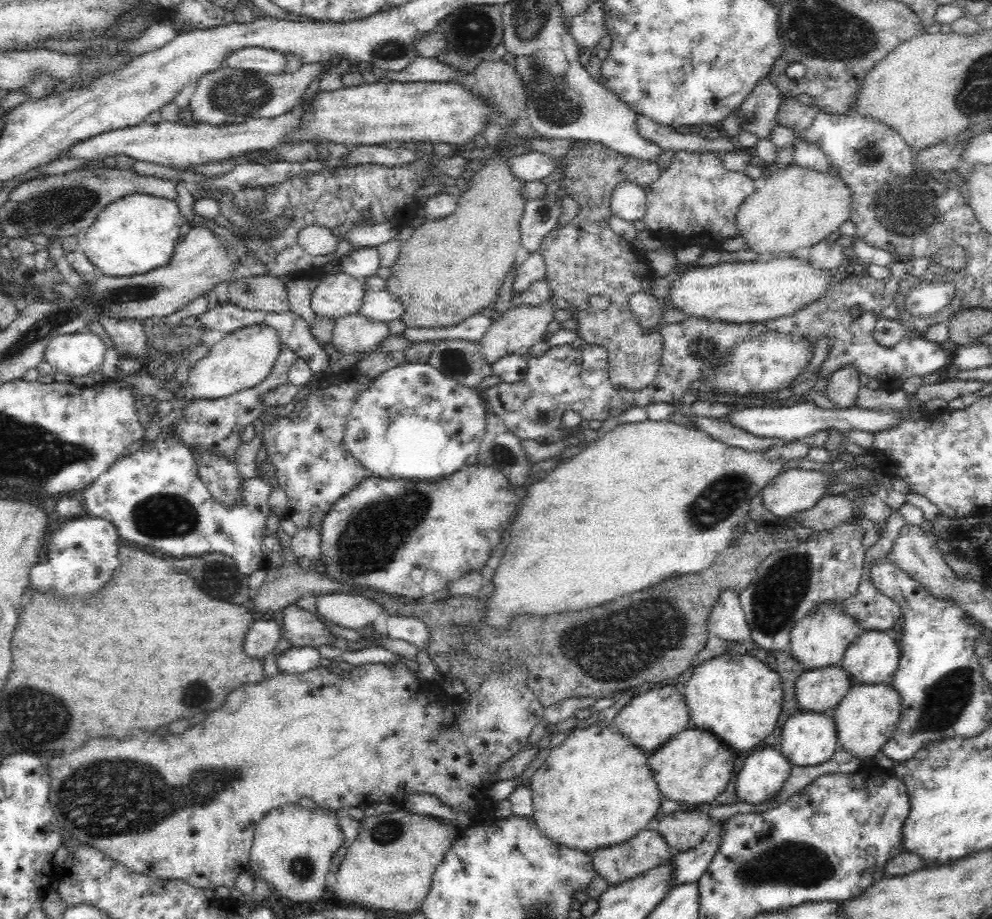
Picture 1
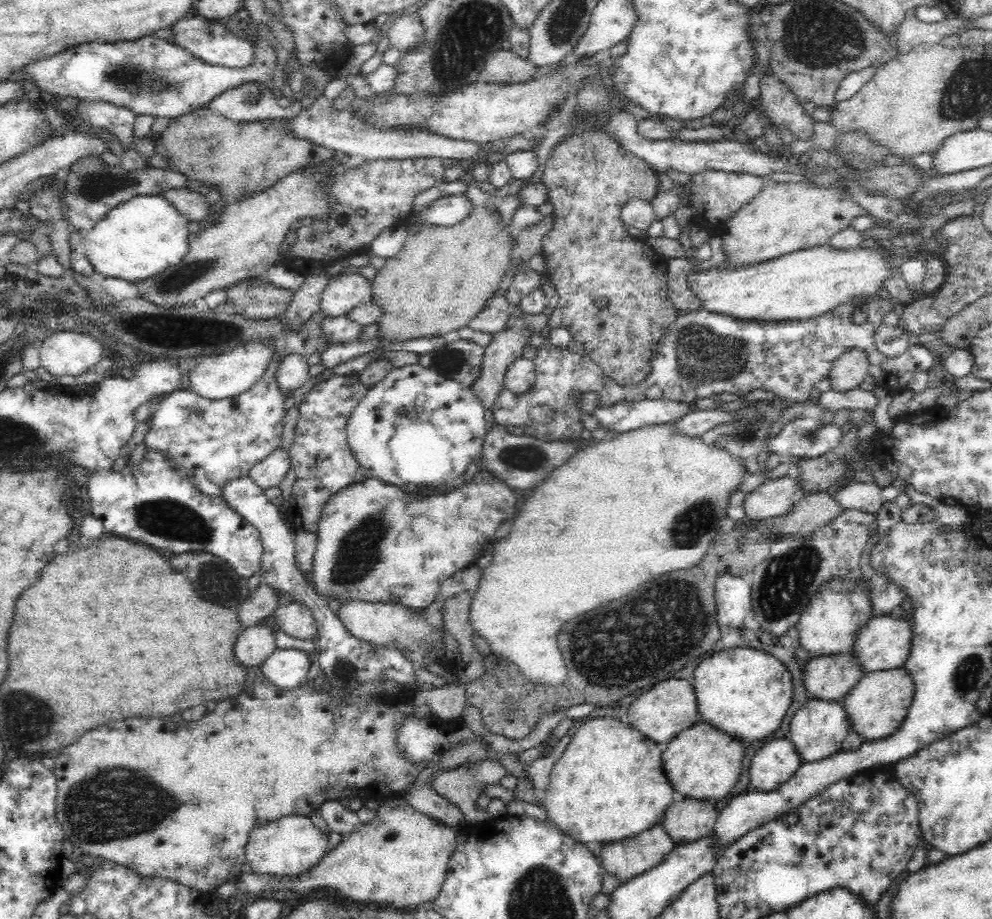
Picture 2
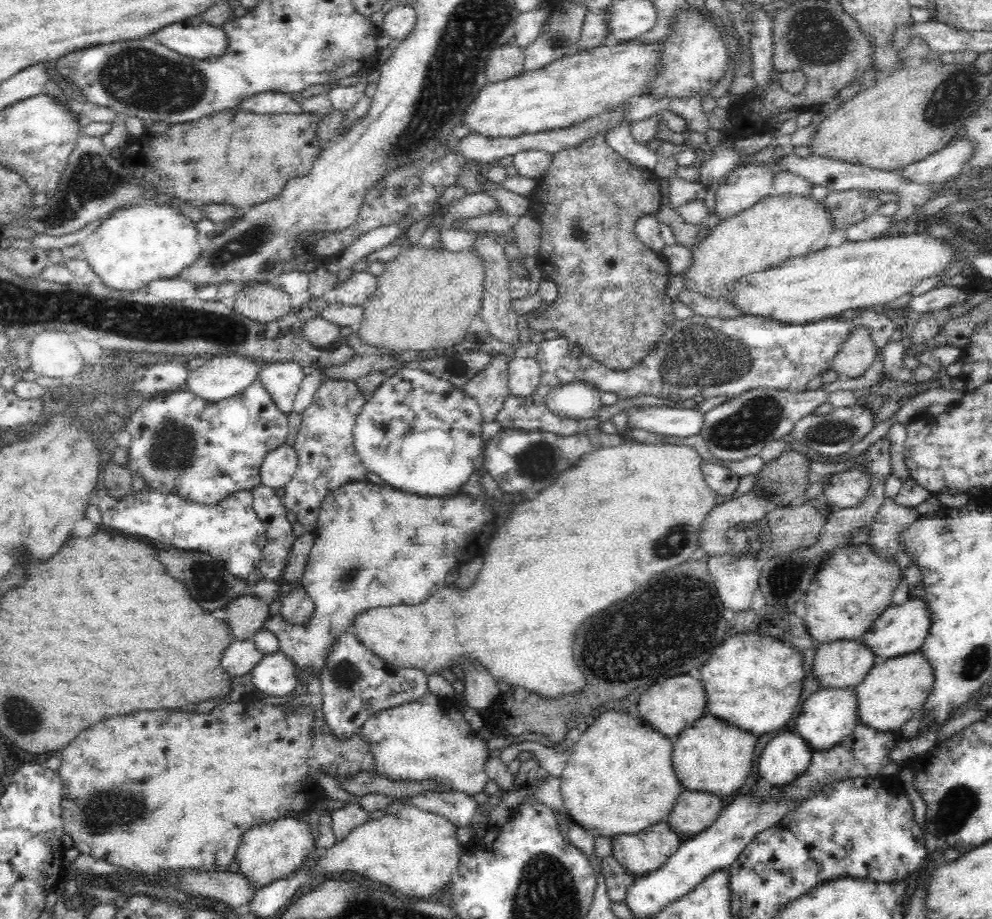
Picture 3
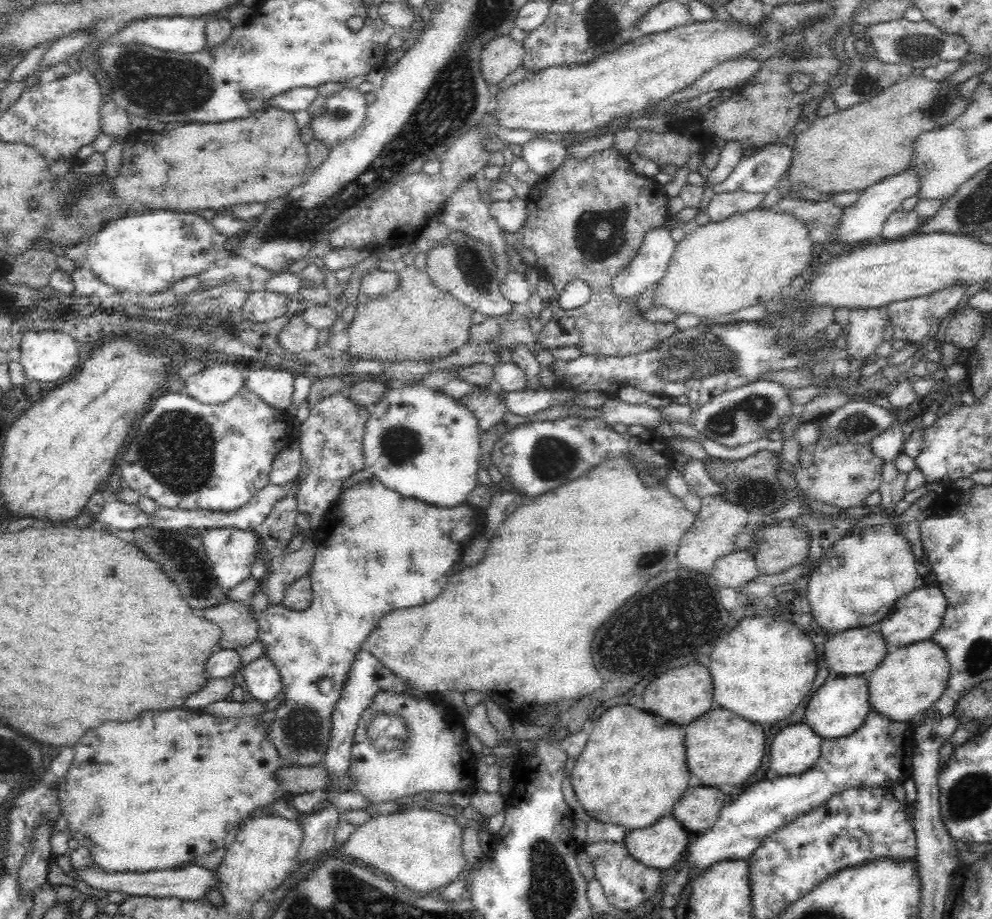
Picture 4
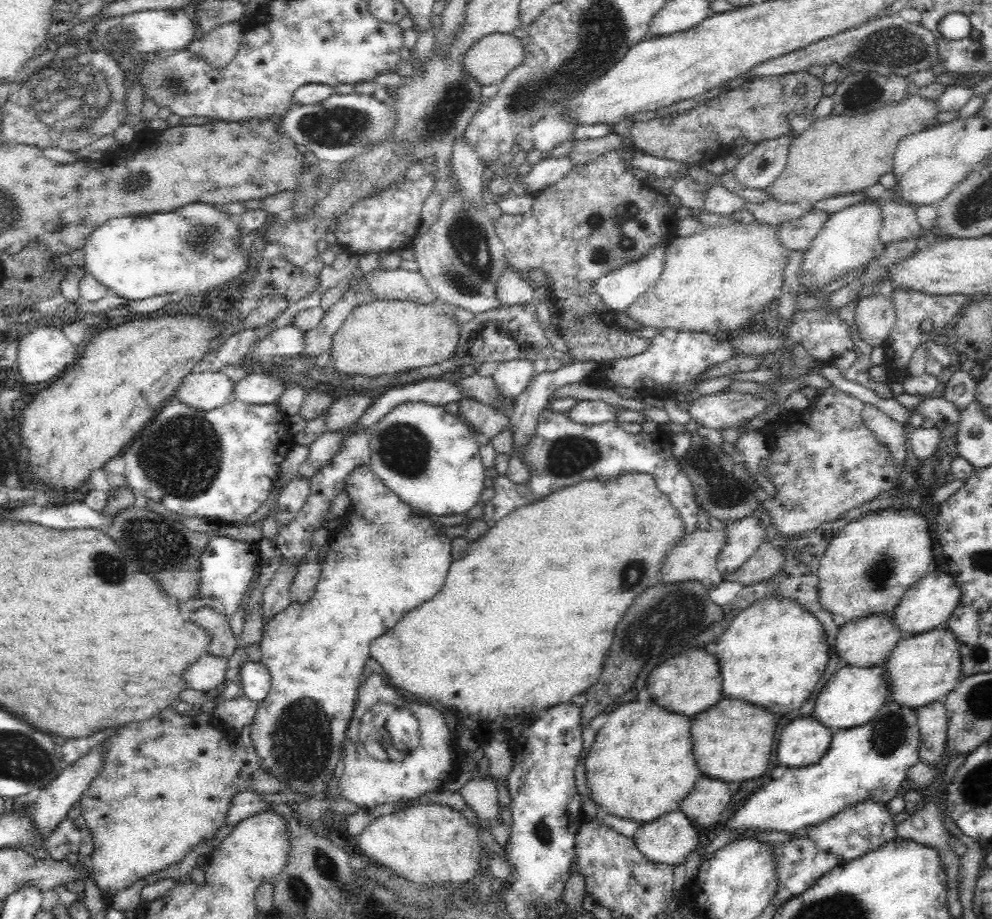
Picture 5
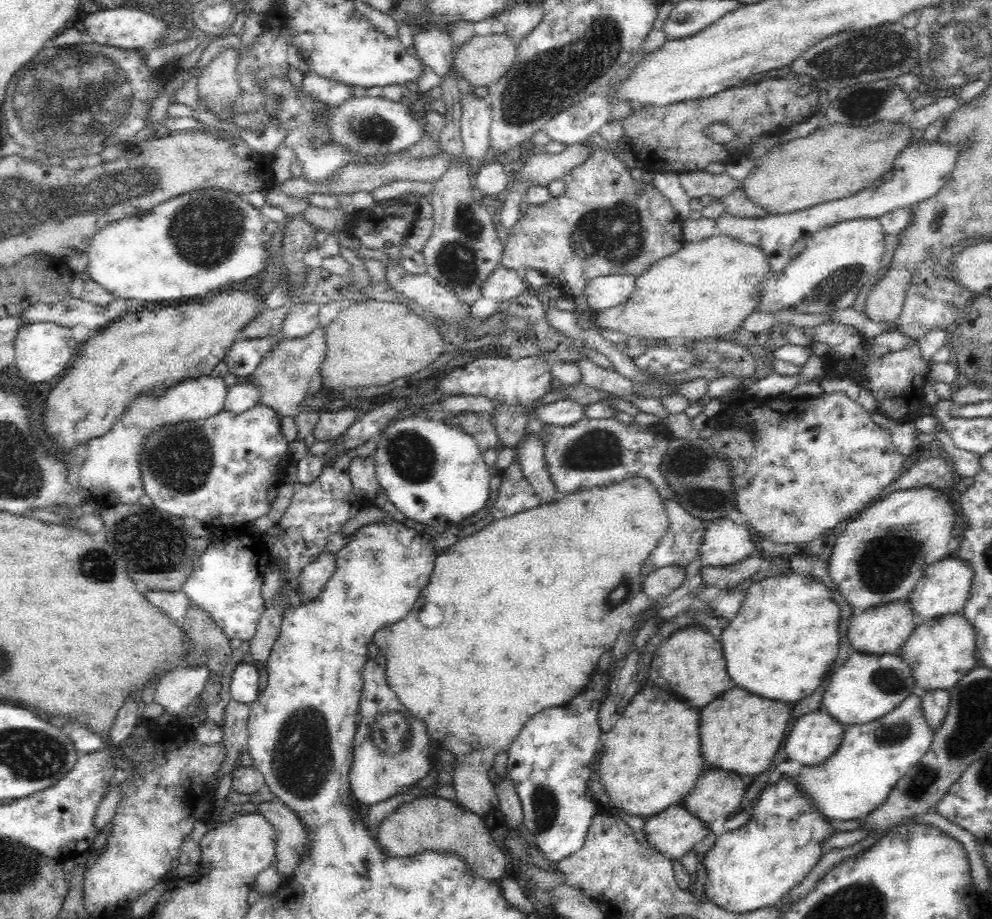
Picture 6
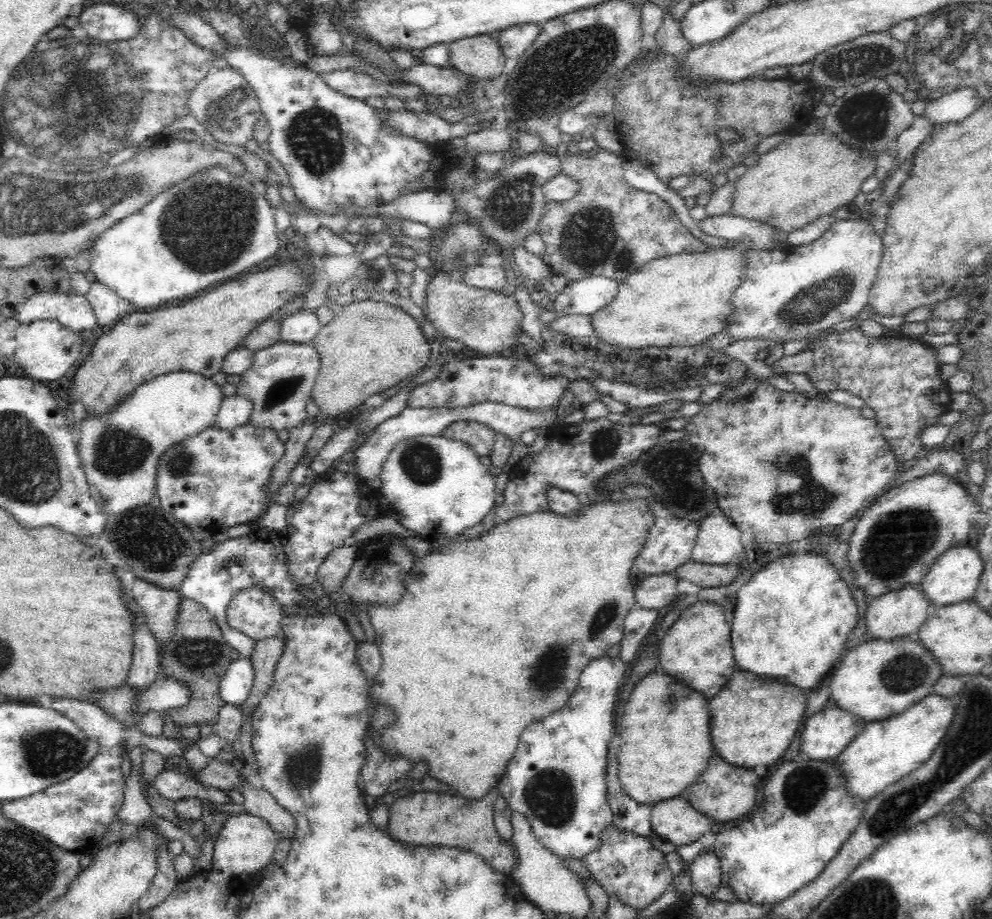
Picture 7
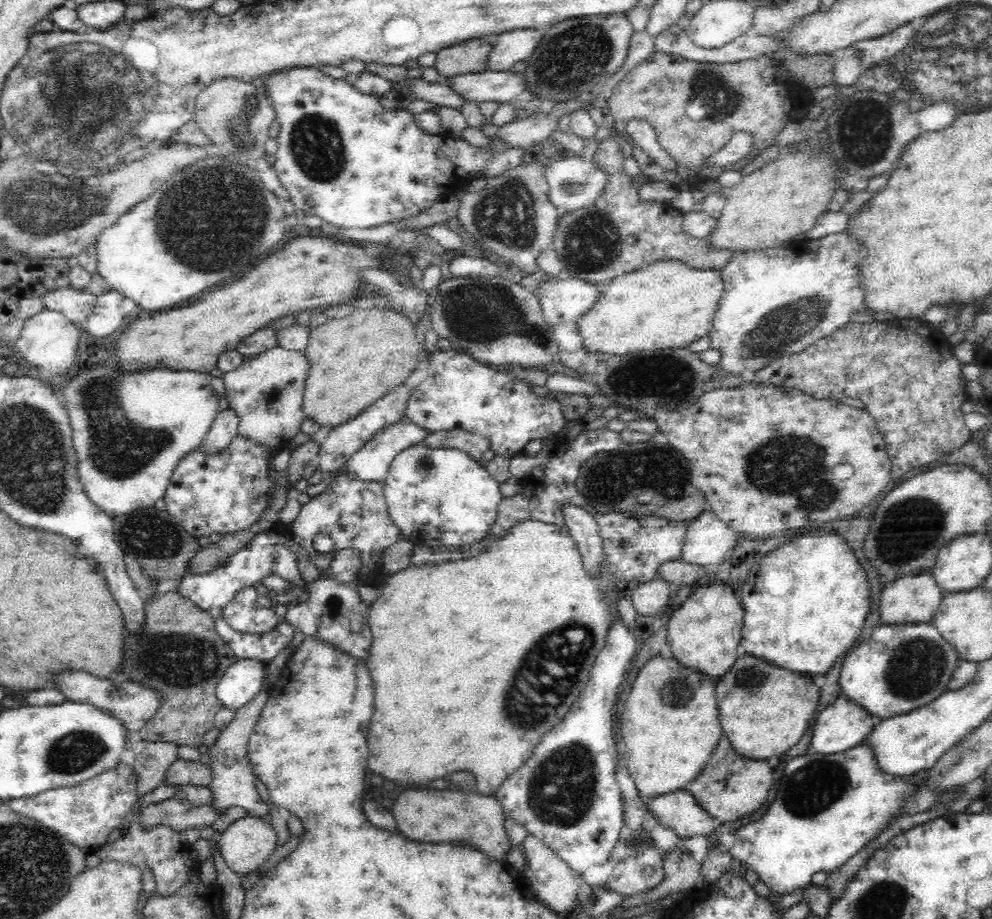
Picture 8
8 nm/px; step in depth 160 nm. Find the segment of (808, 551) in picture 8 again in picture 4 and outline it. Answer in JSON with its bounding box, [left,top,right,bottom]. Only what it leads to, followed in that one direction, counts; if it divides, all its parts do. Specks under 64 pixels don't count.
[710,616,818,724]

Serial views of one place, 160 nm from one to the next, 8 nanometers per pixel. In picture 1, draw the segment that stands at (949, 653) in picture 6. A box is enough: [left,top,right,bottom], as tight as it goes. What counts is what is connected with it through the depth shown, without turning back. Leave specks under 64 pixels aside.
[831,682,901,763]

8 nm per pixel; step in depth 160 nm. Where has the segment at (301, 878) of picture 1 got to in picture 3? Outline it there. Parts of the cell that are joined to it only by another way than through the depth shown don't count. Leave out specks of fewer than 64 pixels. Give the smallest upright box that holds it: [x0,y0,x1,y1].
[236,818,316,892]

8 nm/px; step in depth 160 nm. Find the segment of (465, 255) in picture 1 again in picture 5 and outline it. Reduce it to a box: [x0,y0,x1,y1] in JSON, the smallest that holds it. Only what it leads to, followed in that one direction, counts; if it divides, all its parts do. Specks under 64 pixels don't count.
[330,298,459,377]

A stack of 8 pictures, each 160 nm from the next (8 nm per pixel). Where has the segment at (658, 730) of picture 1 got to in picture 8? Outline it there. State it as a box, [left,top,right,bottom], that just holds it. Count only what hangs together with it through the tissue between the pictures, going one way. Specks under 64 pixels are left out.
[666,580,743,679]

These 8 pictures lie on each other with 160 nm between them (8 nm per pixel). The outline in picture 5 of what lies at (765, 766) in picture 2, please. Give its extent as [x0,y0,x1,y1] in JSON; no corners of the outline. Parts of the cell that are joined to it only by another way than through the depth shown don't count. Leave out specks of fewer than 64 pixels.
[777,716,834,767]

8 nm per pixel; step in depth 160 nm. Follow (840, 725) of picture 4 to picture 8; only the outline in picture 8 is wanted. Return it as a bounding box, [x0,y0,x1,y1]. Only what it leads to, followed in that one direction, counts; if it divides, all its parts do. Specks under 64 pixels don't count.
[839,623,962,719]

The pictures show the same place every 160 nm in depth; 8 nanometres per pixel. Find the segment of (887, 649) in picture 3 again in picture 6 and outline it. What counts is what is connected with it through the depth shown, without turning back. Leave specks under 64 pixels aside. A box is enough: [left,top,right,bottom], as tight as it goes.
[908,554,973,623]

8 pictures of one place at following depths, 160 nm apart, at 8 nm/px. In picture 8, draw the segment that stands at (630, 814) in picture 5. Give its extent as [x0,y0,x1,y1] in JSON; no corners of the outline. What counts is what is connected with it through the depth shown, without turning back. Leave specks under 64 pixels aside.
[618,654,722,798]

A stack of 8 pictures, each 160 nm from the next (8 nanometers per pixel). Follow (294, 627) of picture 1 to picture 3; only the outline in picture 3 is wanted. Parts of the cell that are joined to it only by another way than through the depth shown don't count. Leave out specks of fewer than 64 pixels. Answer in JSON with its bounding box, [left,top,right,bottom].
[279,584,314,625]

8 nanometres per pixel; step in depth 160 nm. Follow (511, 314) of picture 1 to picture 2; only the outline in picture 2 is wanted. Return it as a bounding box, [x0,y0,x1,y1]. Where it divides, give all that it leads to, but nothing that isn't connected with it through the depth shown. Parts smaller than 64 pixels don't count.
[470,324,531,411]

